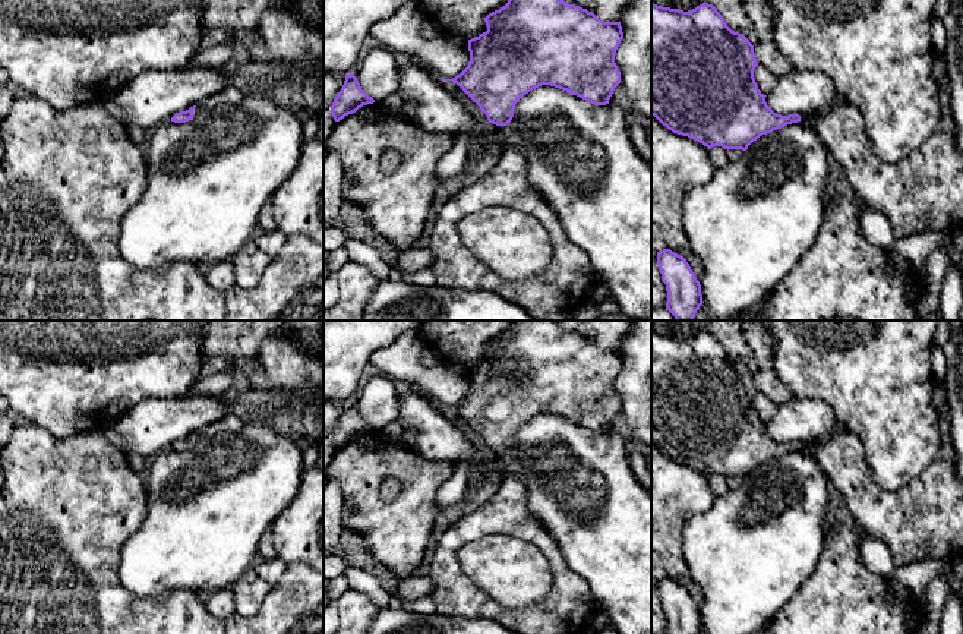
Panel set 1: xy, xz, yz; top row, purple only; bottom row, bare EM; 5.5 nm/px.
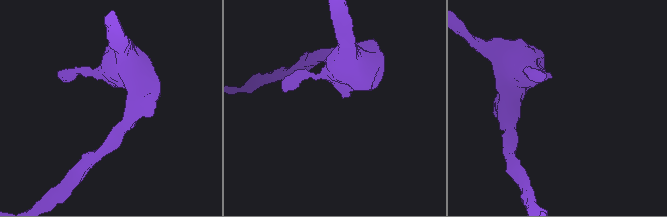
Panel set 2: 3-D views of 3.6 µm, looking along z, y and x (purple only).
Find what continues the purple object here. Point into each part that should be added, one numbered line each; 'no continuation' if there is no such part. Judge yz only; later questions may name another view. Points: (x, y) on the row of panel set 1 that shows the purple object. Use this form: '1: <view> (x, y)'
1: yz (924, 192)

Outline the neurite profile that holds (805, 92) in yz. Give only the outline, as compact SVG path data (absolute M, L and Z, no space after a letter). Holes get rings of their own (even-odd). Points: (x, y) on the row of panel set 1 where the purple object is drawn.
M793 69L777 79L765 102L782 116L818 116L828 110L837 97L836 85L827 75Z

